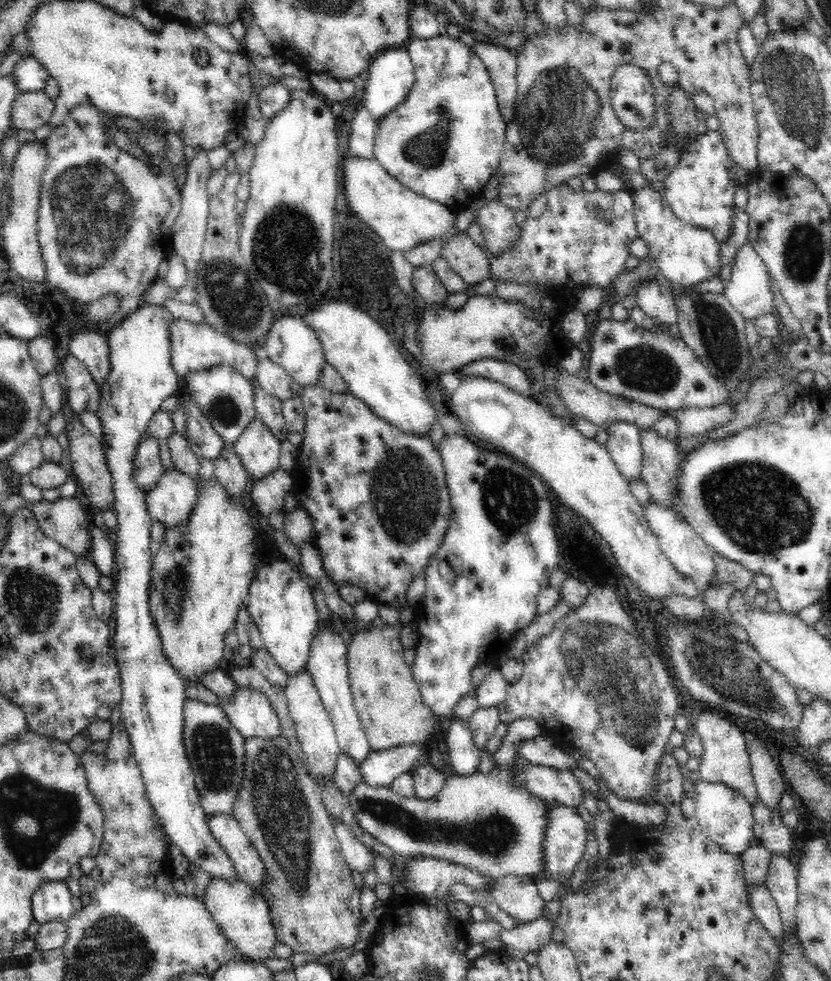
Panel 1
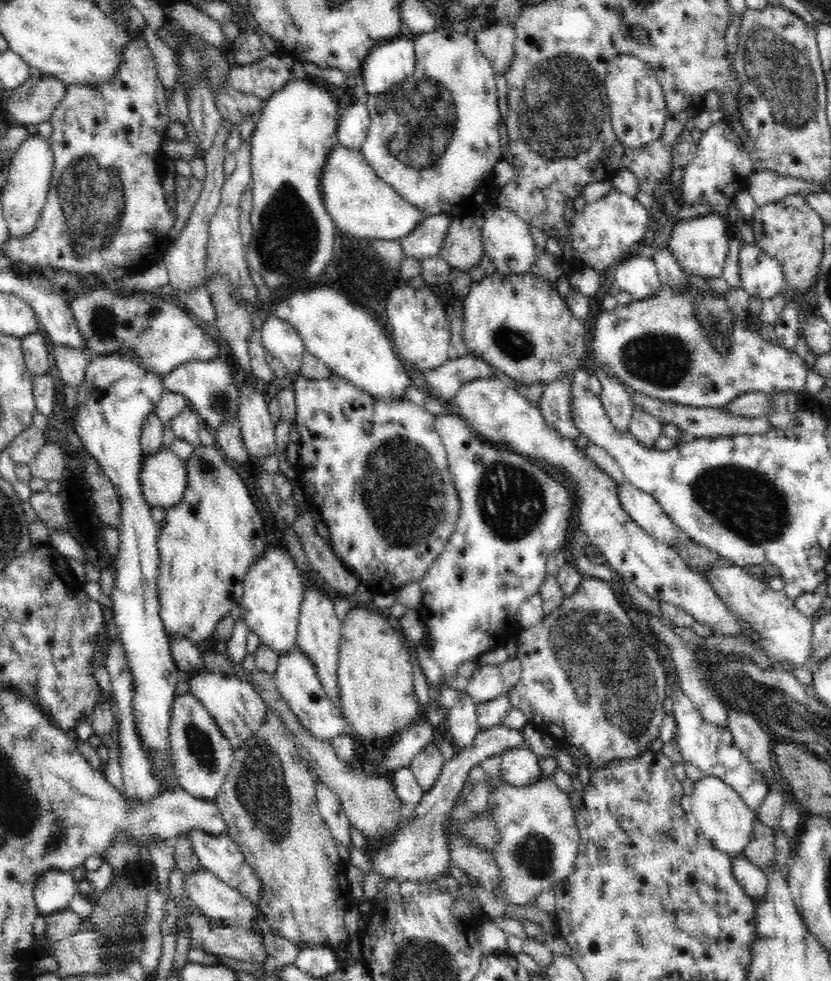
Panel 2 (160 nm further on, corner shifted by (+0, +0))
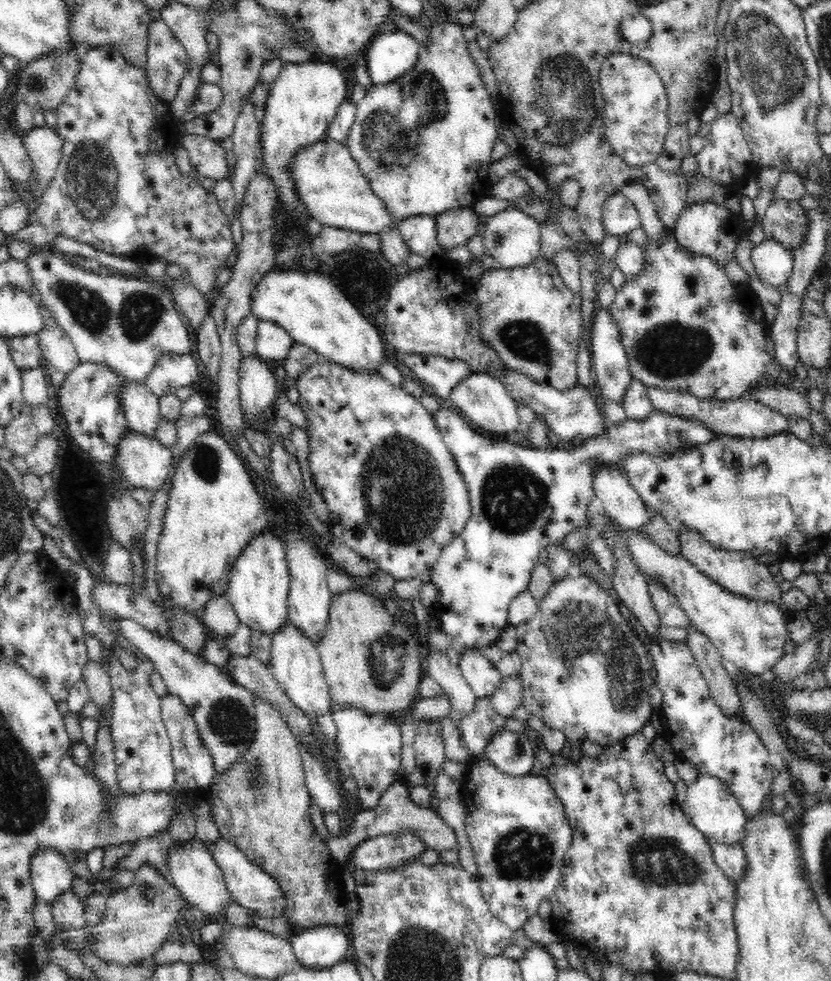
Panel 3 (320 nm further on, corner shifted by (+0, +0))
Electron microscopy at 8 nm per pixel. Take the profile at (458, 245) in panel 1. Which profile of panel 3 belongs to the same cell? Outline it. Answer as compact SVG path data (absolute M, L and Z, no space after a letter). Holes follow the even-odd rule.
M458 209L436 217L437 241L444 255L456 246L467 244L479 231L479 215L473 209Z

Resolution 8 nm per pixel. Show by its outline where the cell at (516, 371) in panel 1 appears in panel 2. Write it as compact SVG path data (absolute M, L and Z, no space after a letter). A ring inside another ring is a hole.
M466 356L448 359L437 369L424 371L424 376L433 392L438 392L438 396L452 402L463 384L472 379L493 377L492 370L492 365L482 358Z

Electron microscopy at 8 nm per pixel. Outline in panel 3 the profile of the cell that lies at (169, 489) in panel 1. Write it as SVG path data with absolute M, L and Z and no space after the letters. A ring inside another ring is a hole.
M131 430L131 434L120 442L118 451L116 463L127 486L158 492L174 473L176 463L171 457L170 447L155 438L146 438L144 434Z

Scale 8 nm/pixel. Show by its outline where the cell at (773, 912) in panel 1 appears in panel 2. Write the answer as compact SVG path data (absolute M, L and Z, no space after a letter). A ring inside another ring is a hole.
M744 851L732 856L735 877L739 885L747 892L747 895L754 899L756 904L764 895L767 889L767 876L760 867L752 864Z

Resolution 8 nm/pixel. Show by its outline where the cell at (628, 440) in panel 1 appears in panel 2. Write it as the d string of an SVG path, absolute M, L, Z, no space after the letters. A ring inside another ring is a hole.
M597 368L594 372L601 382L602 391L599 397L602 399L609 420L612 421L613 428L622 433L630 431L629 426L633 415L632 395L630 394L633 394L635 390L607 376L605 370Z

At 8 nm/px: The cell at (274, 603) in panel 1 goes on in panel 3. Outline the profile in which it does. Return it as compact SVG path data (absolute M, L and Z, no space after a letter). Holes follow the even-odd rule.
M265 530L256 537L256 542L250 542L244 548L232 568L230 586L225 596L232 603L241 625L248 626L258 634L275 637L287 625L291 571L286 557L284 544L274 534L270 534L270 531Z

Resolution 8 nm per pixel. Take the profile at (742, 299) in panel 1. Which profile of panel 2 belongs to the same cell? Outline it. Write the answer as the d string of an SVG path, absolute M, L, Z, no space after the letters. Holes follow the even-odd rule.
M744 242L739 250L739 265L740 265L740 284L739 287L748 293L748 297L756 297L759 299L768 300L776 294L783 294L785 290L786 280L781 276L780 265L768 253L762 252L760 247L754 243Z

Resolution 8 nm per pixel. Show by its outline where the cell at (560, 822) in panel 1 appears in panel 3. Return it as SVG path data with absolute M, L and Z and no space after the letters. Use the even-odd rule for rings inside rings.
M478 758L473 760L468 770L468 776L461 781L462 796L464 797L465 808L465 831L470 838L472 844L472 852L474 854L474 862L476 863L476 874L479 878L479 889L482 891L484 900L488 903L490 913L500 919L510 930L518 930L522 928L522 924L532 916L538 915L538 908L542 900L546 900L556 890L560 884L559 878L565 866L565 856L567 850L571 846L572 831L571 825L568 822L566 810L564 810L563 802L559 799L558 794L555 793L554 787L551 786L550 780L544 775L526 775L522 777L511 776L496 769L495 764L486 758Z

